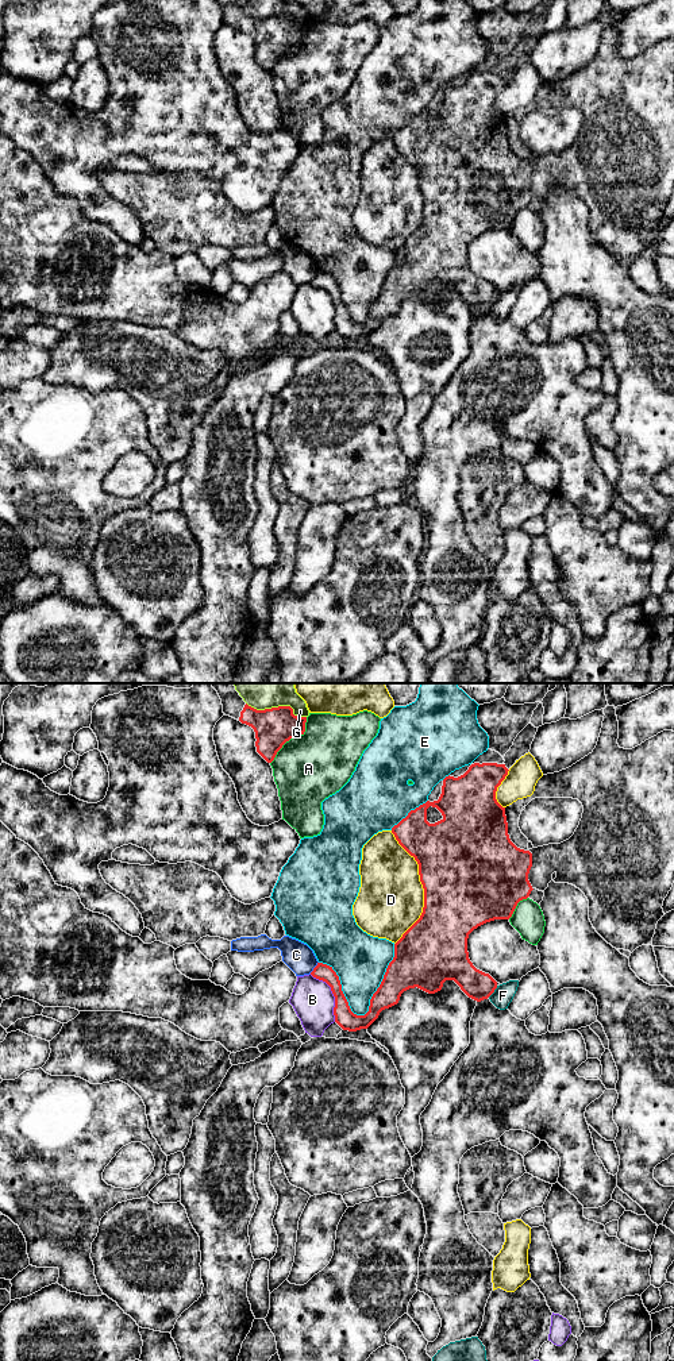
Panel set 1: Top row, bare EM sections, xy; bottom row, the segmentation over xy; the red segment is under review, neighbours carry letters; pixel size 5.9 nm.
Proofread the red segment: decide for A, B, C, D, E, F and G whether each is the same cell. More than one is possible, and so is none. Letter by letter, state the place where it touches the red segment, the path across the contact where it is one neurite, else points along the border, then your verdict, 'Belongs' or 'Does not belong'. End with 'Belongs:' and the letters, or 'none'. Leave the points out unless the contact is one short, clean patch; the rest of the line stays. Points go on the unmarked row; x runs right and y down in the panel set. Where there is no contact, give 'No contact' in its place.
A: Touches red at xy (291, 46). Does not belong
B: Touches red at xy (332, 301). Does not belong
C: Touches red at xy (315, 276). Boundary: xy (318, 270), (309, 281). Does not belong
D: Touches red at xy (423, 196). Does not belong
E: Touches red at xy (380, 293). Does not belong
F: Touches red at xy (493, 300). Does not belong
G: Touches red at xy (277, 16). Does not belong
Belongs: none

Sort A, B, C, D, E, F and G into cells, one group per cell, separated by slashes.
A / B / C F / D / E / G

